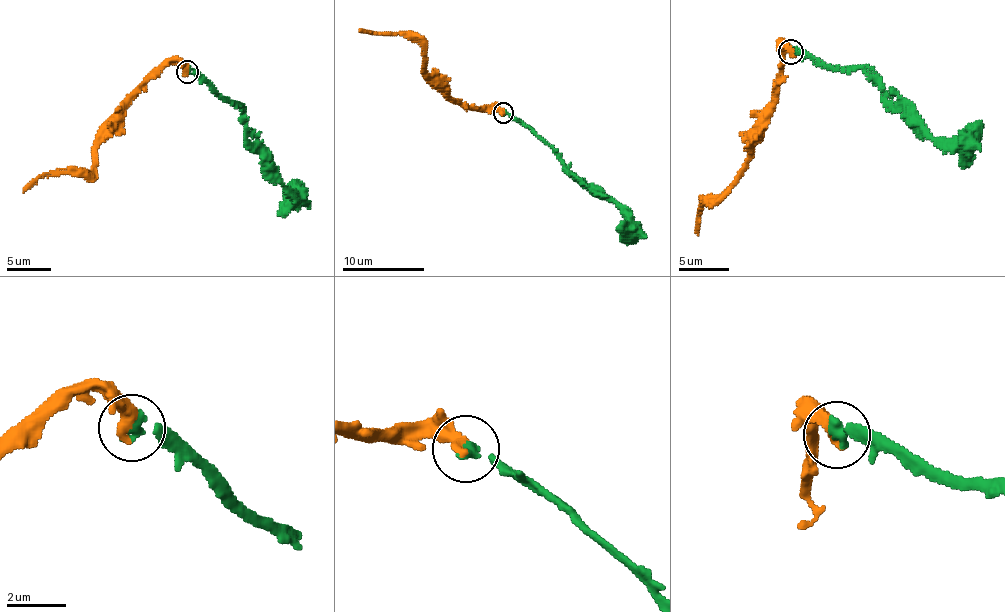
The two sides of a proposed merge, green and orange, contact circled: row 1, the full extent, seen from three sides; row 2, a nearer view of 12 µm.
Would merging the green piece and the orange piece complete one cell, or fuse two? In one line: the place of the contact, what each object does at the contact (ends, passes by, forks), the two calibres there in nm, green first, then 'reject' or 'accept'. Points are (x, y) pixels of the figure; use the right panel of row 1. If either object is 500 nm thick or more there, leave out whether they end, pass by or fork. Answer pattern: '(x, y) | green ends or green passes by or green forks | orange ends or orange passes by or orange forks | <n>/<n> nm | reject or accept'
(791, 52) | green ends | orange ends | 400/460 nm | accept

